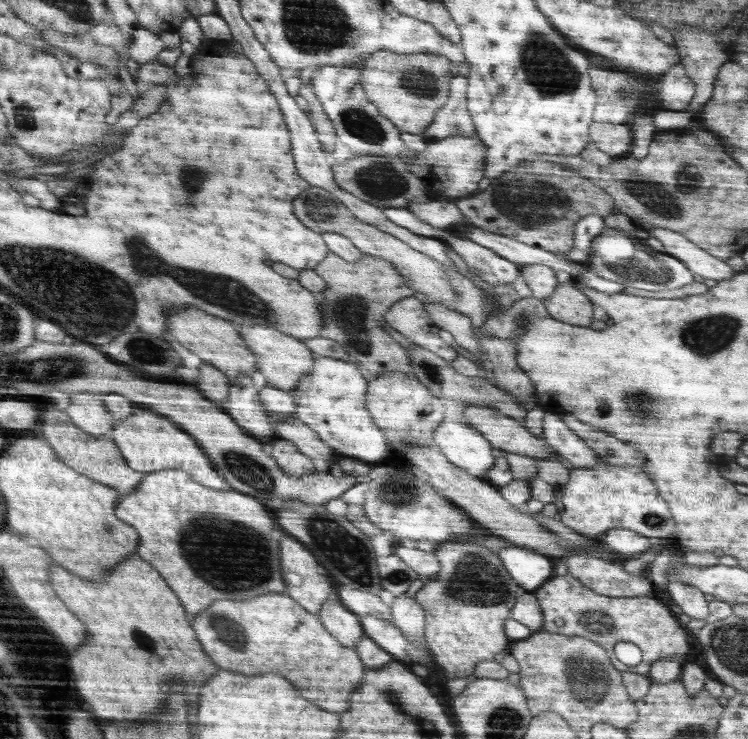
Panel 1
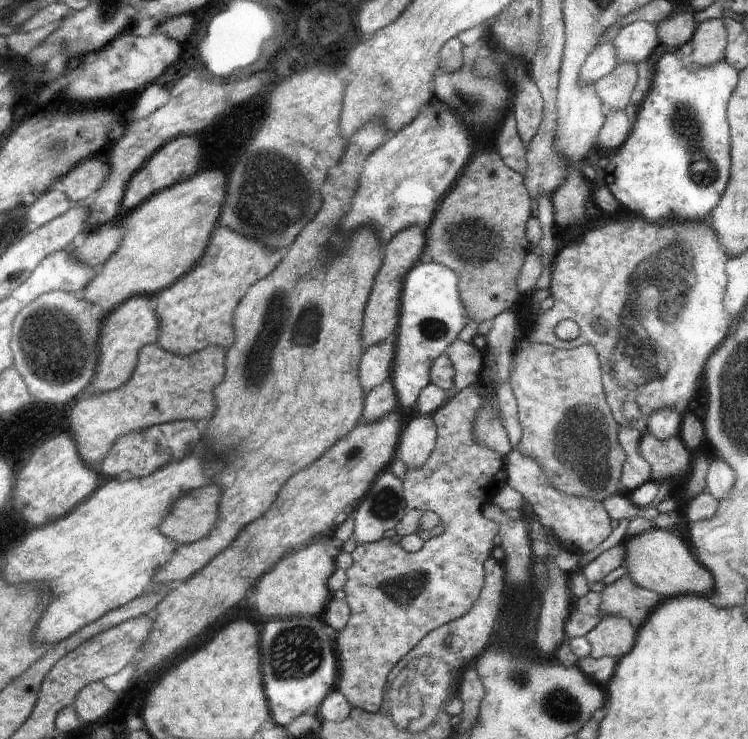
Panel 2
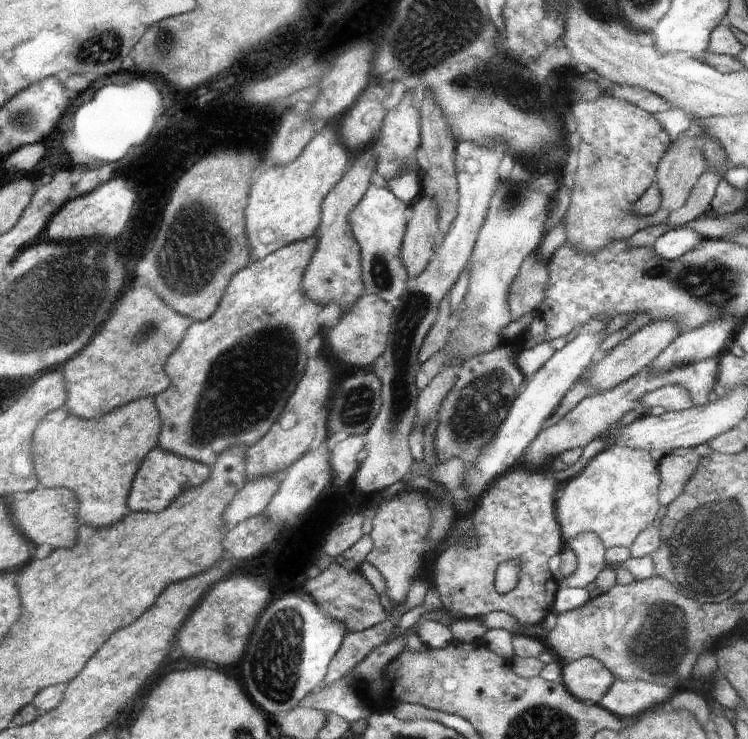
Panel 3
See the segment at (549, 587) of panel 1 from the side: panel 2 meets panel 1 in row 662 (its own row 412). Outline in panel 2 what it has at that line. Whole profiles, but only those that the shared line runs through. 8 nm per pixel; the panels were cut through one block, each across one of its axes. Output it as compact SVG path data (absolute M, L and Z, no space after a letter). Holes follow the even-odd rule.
M634 218L587 228L580 242L566 246L555 255L550 276L556 302L552 309L535 314L532 323L524 330L525 339L565 349L582 344L594 345L602 364L603 388L615 422L620 424L620 428L645 433L651 417L660 410L668 410L668 406L684 414L688 400L694 396L696 380L706 369L706 360L724 340L726 330L732 324L730 314L724 312L722 304L727 288L728 260L731 256L724 250L709 221L705 220L655 224L644 218ZM598 318L608 322L608 330L604 334L596 332L594 324ZM566 319L579 326L578 338L571 342L560 340L555 334L557 324ZM626 402L638 404L640 418L636 422L628 424L624 420L620 410Z

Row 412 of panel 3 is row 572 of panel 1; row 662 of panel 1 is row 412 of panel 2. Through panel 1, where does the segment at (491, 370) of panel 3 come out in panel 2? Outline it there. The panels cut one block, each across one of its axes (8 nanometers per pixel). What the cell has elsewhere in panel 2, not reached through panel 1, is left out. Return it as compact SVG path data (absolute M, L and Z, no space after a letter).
M477 383L460 390L454 397L448 399L445 404L442 404L442 406L434 412L432 418L436 426L437 436L434 450L432 450L432 454L430 454L432 458L428 458L426 466L422 466L422 468L418 468L418 466L416 466L416 468L406 468L404 474L404 480L402 482L403 496L407 509L419 509L438 514L440 523L437 527L436 537L426 540L422 548L414 553L406 552L400 547L399 543L386 543L385 539L370 544L357 544L353 553L351 553L353 556L353 565L345 570L347 581L343 588L345 594L343 600L346 601L346 604L348 604L350 608L350 620L348 620L348 626L340 632L340 642L338 642L338 650L340 650L340 670L342 670L342 672L340 672L340 686L338 686L337 690L348 700L352 707L358 707L361 712L367 713L368 715L378 712L378 710L385 706L384 697L391 671L410 653L410 650L414 648L414 644L423 641L432 630L436 630L436 628L440 628L440 626L454 621L456 618L464 617L464 614L467 614L468 610L471 610L472 606L475 605L476 598L479 598L481 594L480 590L483 590L482 586L484 586L485 575L482 566L484 566L486 558L490 556L490 552L492 552L492 548L494 548L494 536L498 534L498 522L484 520L482 514L485 509L484 506L490 504L488 500L492 500L492 496L499 494L500 490L504 488L504 484L506 484L506 468L504 468L504 462L502 462L502 458L500 458L502 454L500 454L499 451L492 450L490 446L484 446L475 435L477 419L479 418L479 414L487 408L488 402L486 402L486 406L484 406L484 400L482 400L482 396L478 394L478 390L476 390L474 386L480 386L480 384Z

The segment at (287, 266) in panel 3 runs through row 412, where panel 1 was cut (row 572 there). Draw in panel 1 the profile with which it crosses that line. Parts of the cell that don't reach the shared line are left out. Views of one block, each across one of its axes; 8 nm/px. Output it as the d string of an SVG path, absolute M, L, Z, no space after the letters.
M170 469L147 473L146 479L142 482L142 486L138 487L129 495L124 495L124 498L120 500L119 506L116 507L115 511L124 522L138 528L140 536L142 536L142 547L139 548L138 554L142 555L144 560L151 562L159 569L162 576L183 600L184 606L187 608L190 616L204 612L212 603L218 602L219 600L250 600L268 593L283 593L286 585L284 584L283 578L281 578L281 547L280 544L278 544L278 540L274 540L274 538L270 536L272 530L280 530L280 528L278 528L278 524L274 526L274 520L272 520L272 516L264 510L263 503L257 498L237 491L236 489L216 490L208 488L207 485L200 484L199 481L195 479L192 480L192 478L194 477L188 471L182 469Z

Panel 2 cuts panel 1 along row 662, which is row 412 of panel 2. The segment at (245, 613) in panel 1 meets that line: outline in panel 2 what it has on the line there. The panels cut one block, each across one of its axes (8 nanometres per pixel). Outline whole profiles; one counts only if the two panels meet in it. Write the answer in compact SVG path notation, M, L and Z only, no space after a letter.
M374 121L362 126L354 136L347 140L347 150L343 154L342 160L331 170L331 177L329 178L330 184L328 184L330 188L326 188L324 193L324 210L319 210L320 214L316 213L316 218L312 218L312 222L308 222L308 230L304 230L304 234L299 234L300 238L295 238L296 246L290 244L290 246L287 247L286 256L279 262L279 265L276 266L267 277L255 282L255 284L244 293L242 300L239 302L239 306L233 314L235 341L226 352L226 376L219 384L219 388L215 390L218 409L215 410L215 416L212 417L209 422L205 422L201 425L201 428L204 430L204 438L208 437L211 440L211 445L216 446L216 448L221 451L224 449L228 449L229 451L237 450L237 457L233 459L226 467L226 470L223 471L216 478L216 482L214 482L223 487L222 501L220 501L219 525L201 541L181 545L175 557L159 572L157 583L176 581L181 584L191 580L200 569L210 564L216 556L223 552L236 538L236 535L244 529L244 526L247 526L258 517L262 517L263 514L271 508L276 497L282 491L282 486L284 486L292 476L299 473L302 469L306 469L308 465L314 464L314 462L322 457L336 441L346 437L347 434L362 421L363 408L366 404L365 390L359 379L359 362L364 352L363 318L364 313L366 313L367 302L370 300L372 290L374 289L375 279L382 269L382 250L384 244L378 244L378 234L376 234L374 228L370 228L370 225L367 226L368 230L366 230L366 228L360 228L360 230L350 233L347 236L346 249L334 252L332 251L333 248L329 247L329 243L332 242L333 235L336 235L341 230L343 218L347 217L346 214L348 210L350 210L350 202L352 202L352 198L355 197L355 192L359 189L359 178L362 177L364 163L370 154L375 153L375 151L388 142L394 134L395 132L390 132L382 122Z

